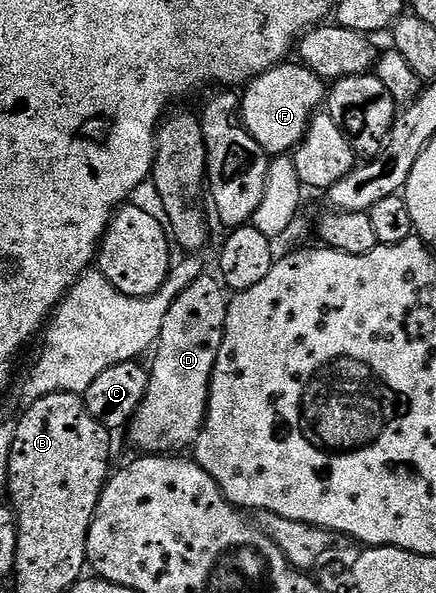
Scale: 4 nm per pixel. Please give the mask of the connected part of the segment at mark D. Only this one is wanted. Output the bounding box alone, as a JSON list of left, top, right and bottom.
[127,273,229,453]

